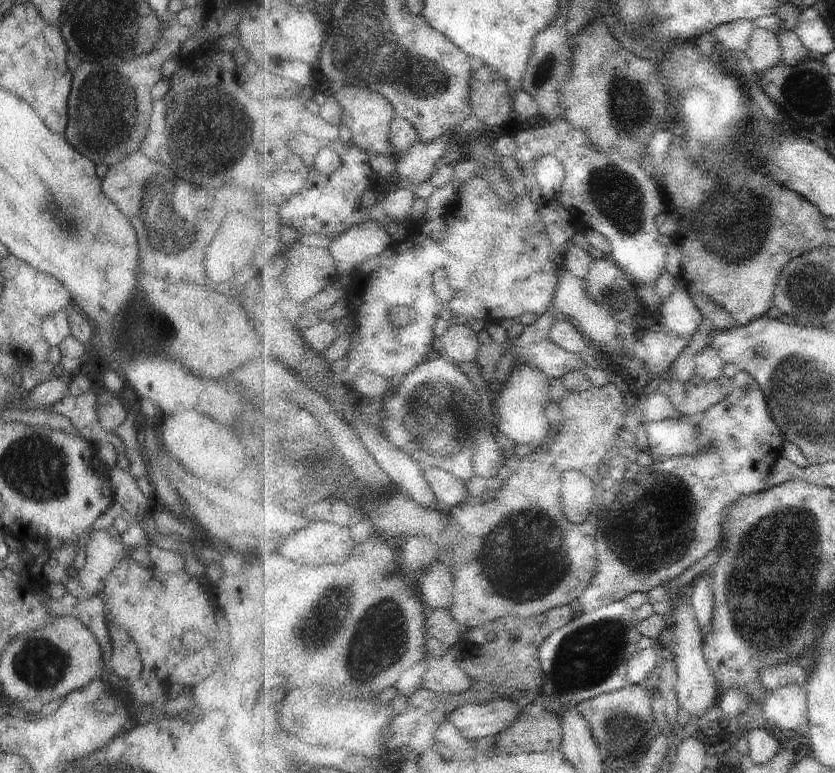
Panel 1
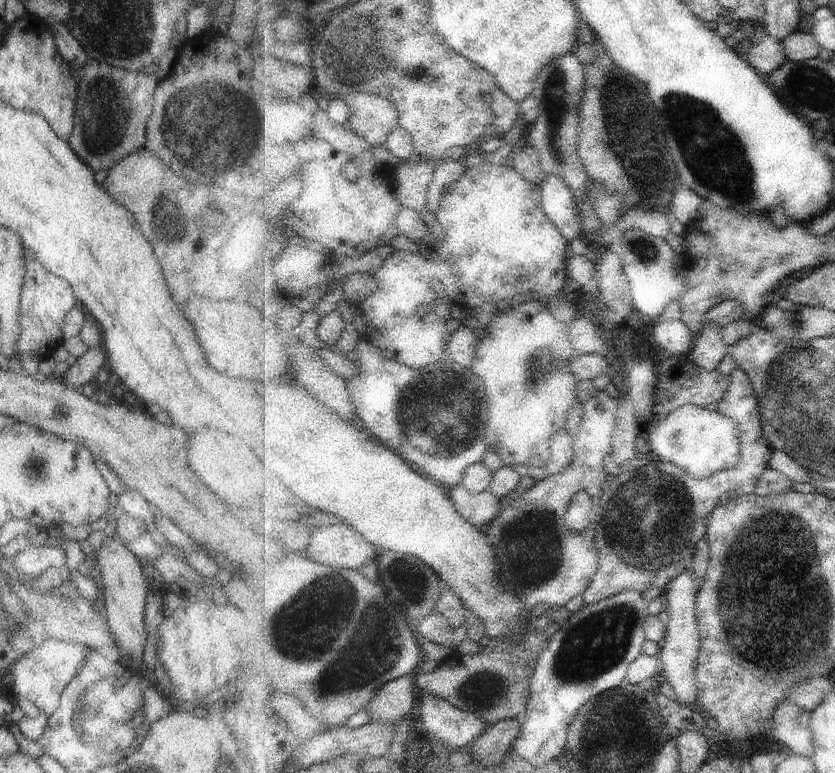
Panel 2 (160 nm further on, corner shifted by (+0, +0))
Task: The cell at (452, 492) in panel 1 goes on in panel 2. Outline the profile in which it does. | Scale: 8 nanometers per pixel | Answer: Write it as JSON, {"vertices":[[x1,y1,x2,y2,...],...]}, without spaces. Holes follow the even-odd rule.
{"vertices":[[462,484,447,488,457,510,471,524,482,527,494,521,504,508,505,498,490,491,470,493]]}

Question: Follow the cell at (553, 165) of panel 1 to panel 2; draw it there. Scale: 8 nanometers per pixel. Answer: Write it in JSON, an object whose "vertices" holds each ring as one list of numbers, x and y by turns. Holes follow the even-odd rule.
{"vertices":[[548,175,540,186,543,189,543,207,551,222,564,234,567,243,583,238,580,212,569,185,561,177]]}

